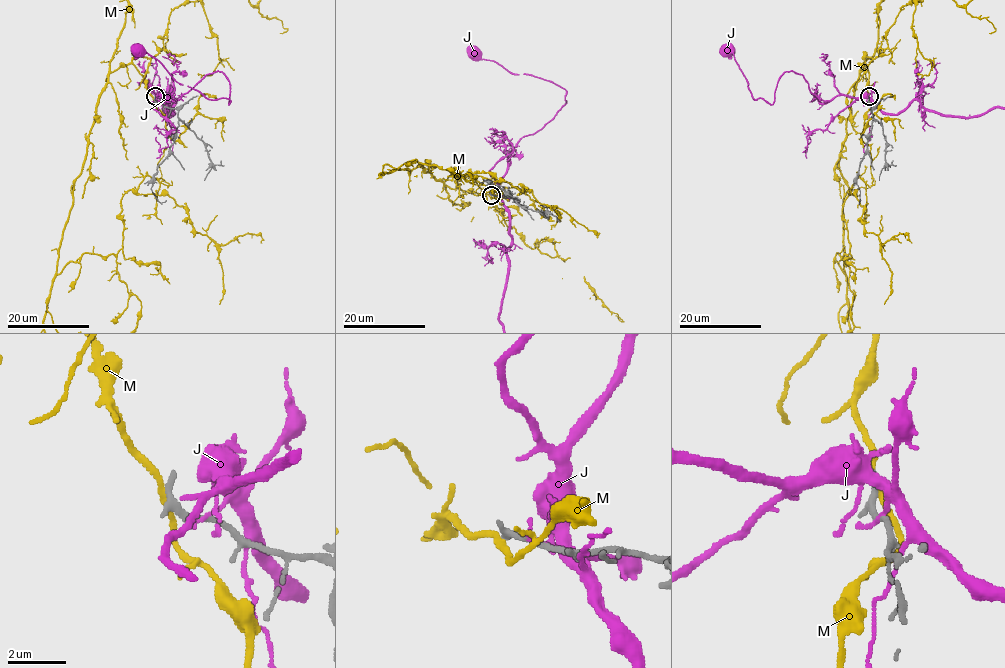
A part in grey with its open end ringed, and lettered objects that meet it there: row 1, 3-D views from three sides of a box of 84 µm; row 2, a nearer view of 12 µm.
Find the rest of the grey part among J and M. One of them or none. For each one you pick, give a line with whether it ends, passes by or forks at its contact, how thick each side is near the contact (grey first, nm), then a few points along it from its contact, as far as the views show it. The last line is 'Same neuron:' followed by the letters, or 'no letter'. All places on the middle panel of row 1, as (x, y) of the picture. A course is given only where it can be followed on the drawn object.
Same neuron: no letter

